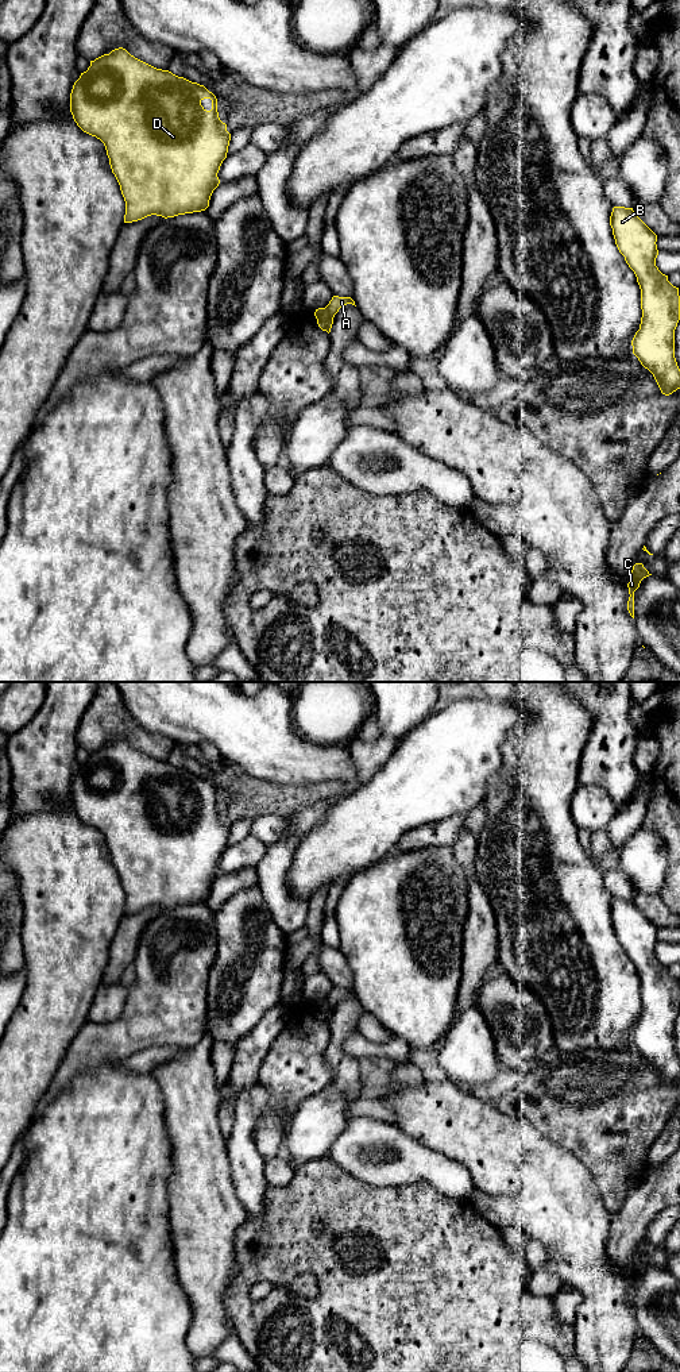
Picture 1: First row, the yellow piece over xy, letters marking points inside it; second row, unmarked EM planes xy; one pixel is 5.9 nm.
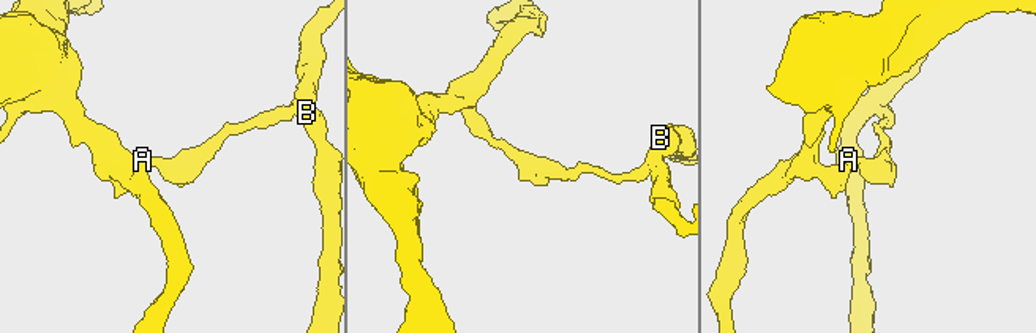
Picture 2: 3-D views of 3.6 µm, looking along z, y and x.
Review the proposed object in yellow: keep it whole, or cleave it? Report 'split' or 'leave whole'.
split

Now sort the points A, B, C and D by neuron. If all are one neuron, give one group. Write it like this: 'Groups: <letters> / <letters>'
Groups: A B C / D

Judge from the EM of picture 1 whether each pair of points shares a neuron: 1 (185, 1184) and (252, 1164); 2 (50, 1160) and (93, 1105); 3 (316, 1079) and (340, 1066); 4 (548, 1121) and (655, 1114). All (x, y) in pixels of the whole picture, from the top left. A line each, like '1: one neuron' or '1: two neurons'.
1: two neurons
2: one neuron
3: two neurons
4: one neuron

